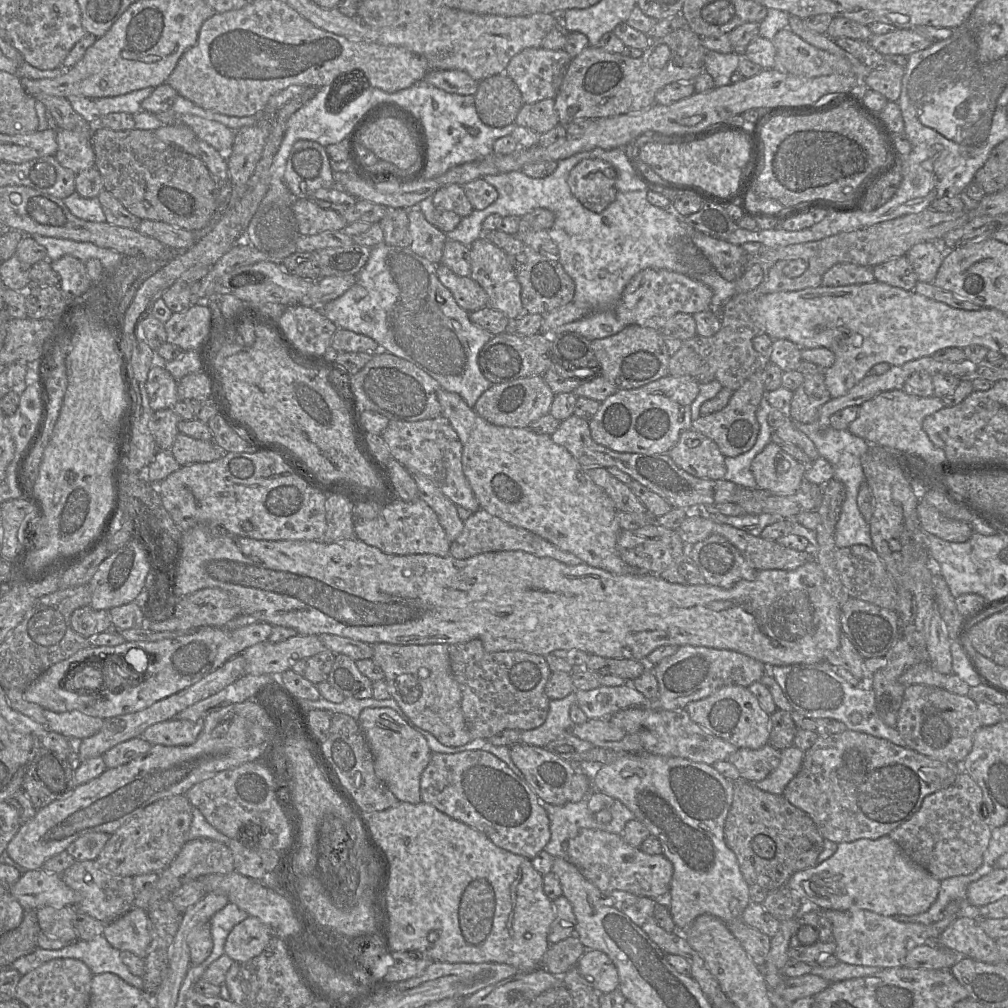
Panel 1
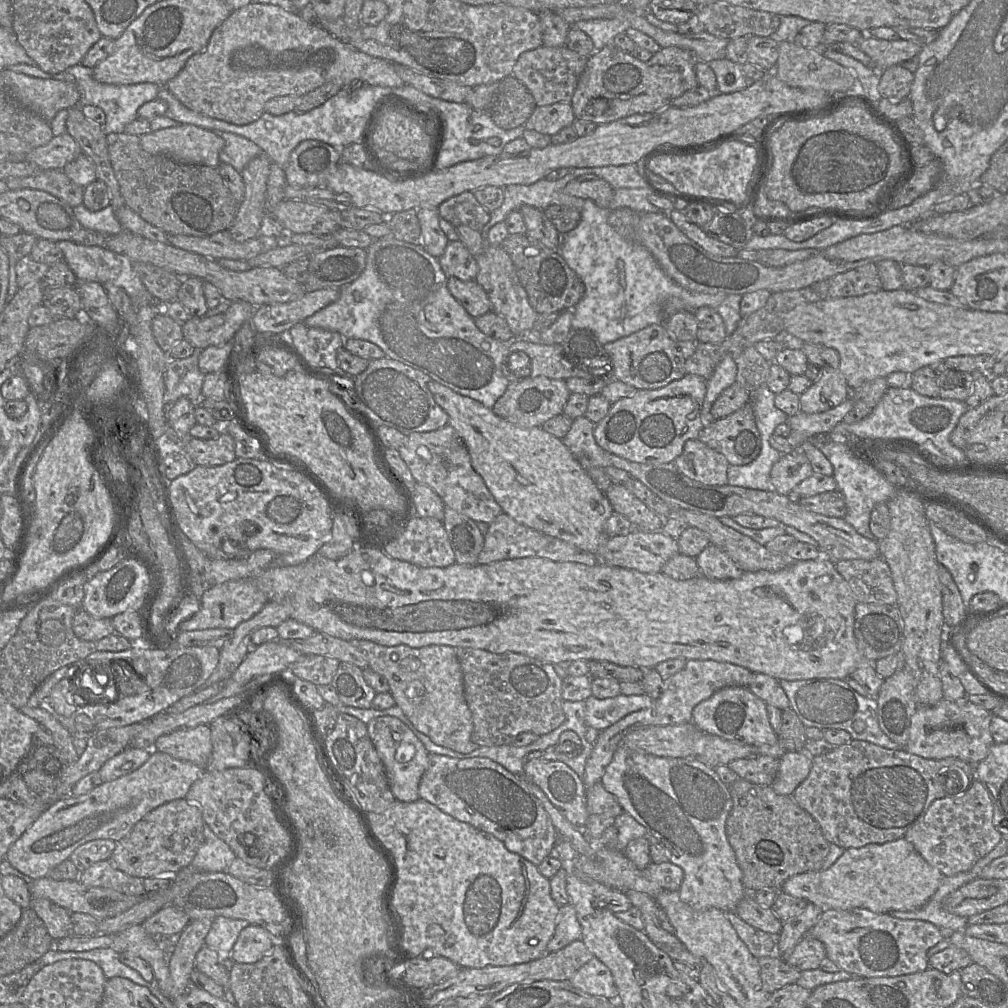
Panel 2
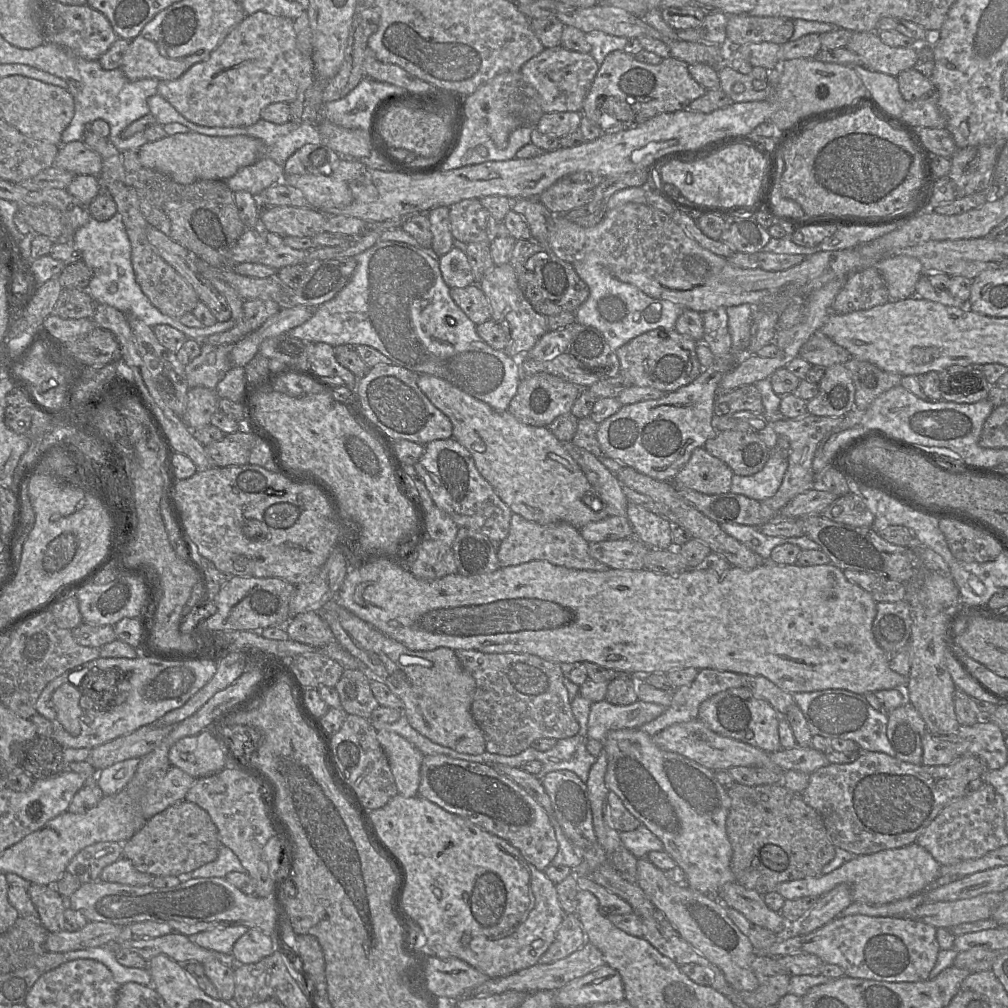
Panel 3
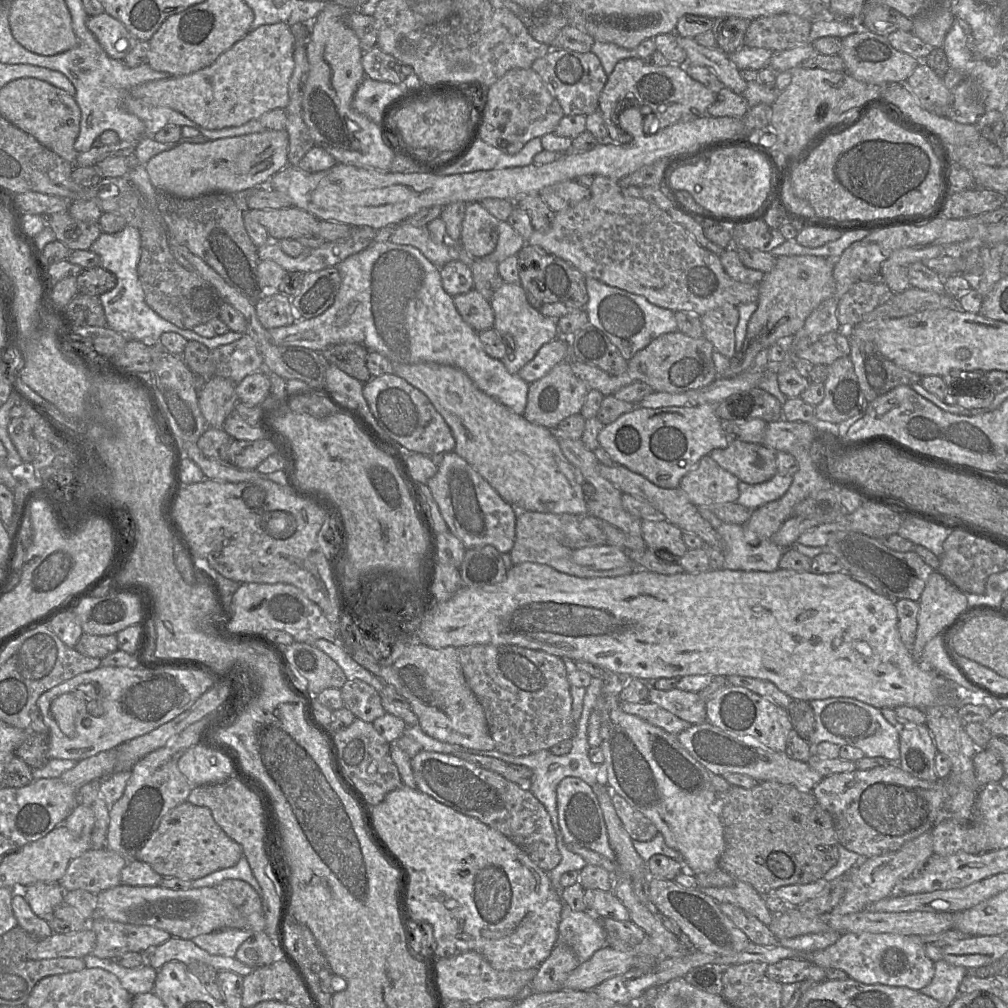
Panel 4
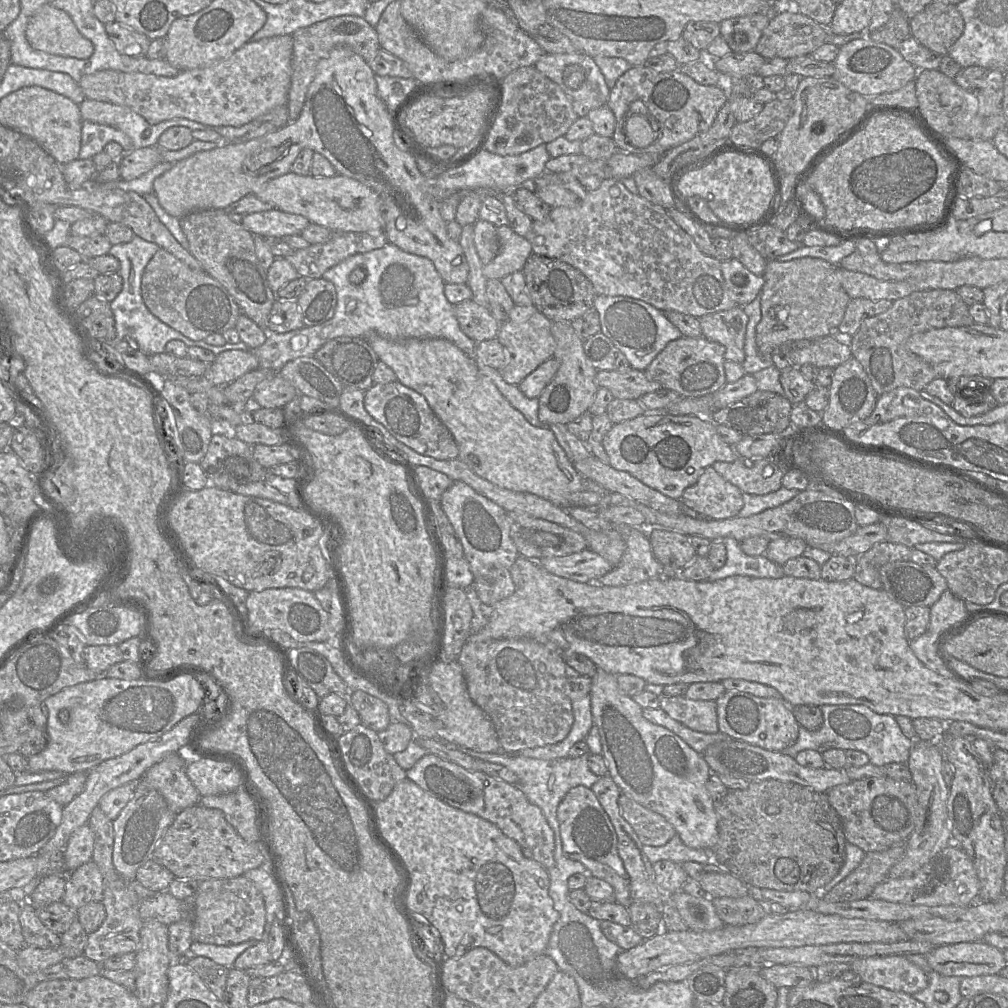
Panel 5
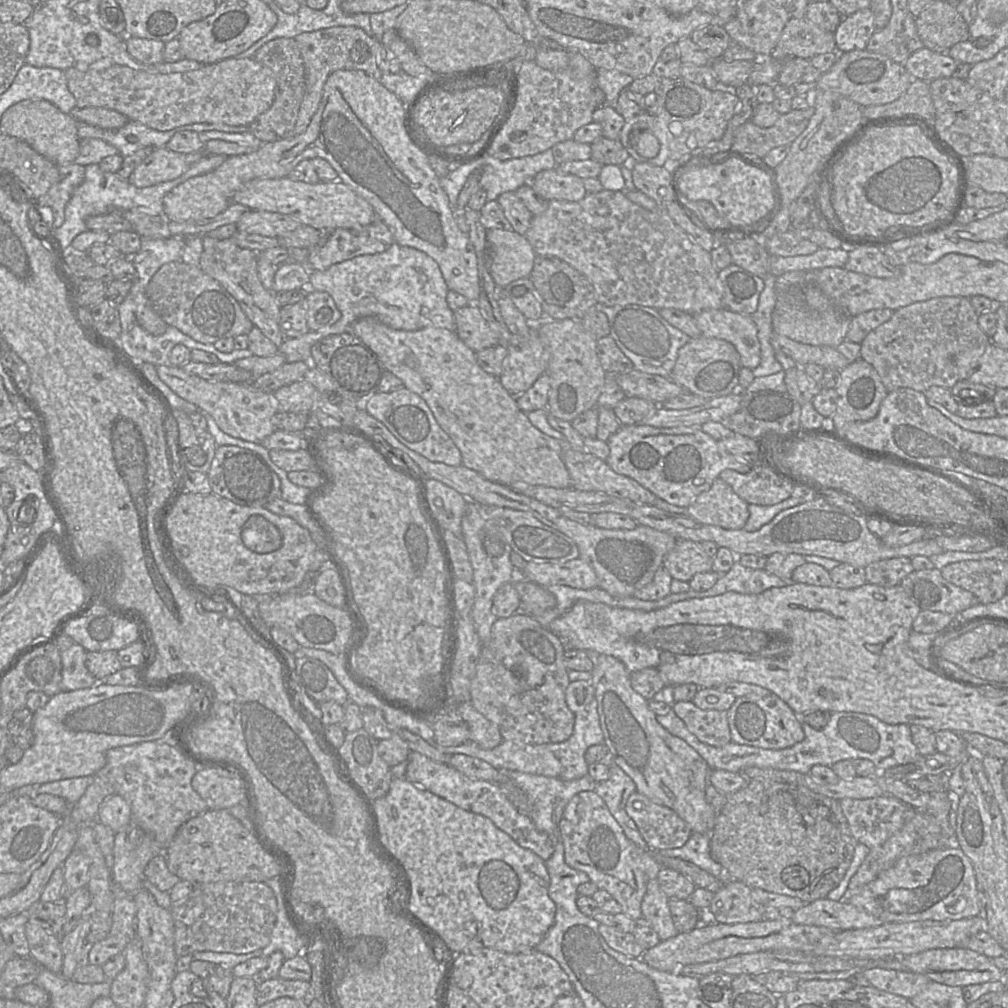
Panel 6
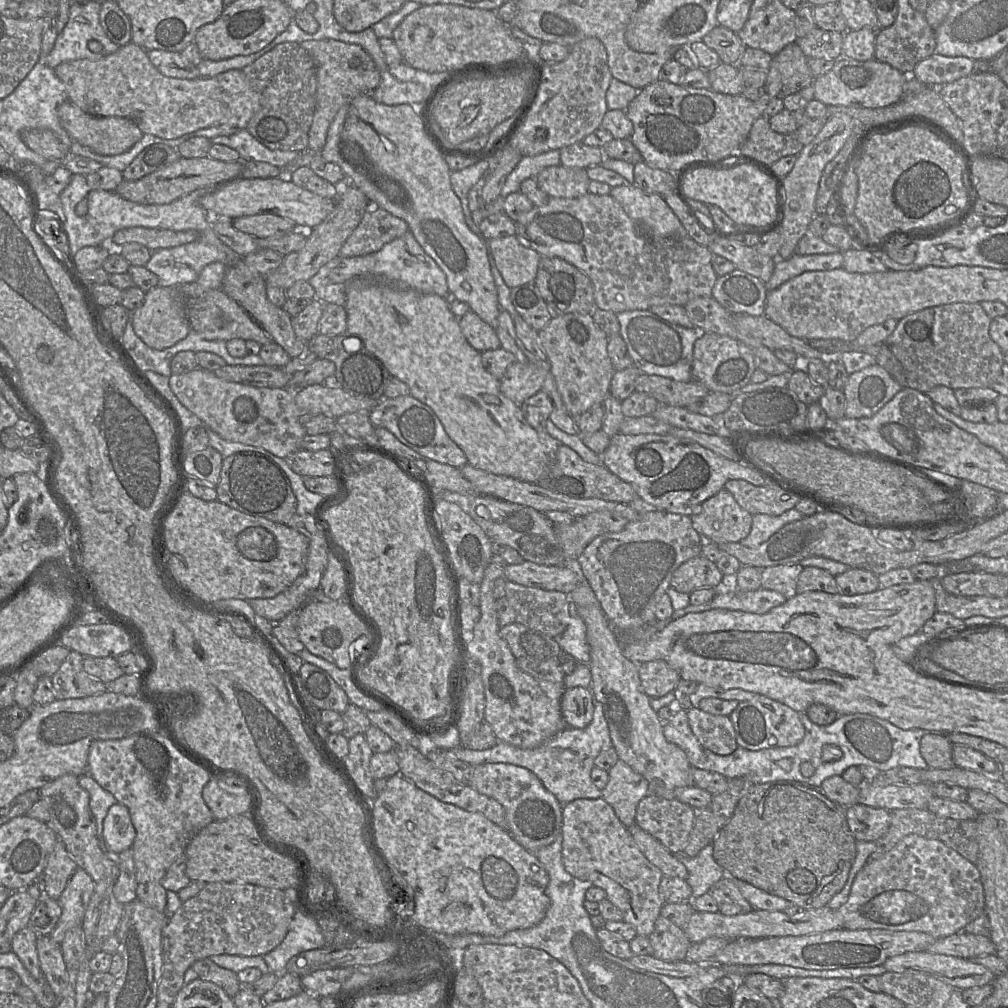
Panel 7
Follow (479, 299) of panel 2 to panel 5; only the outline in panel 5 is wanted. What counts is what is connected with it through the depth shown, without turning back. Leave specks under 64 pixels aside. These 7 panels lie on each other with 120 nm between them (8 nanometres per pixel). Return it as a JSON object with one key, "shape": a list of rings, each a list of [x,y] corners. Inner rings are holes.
{"shape":[[[473,299],[462,301],[454,307],[461,330],[473,341],[480,343],[497,338],[500,323],[489,307],[484,307]]]}

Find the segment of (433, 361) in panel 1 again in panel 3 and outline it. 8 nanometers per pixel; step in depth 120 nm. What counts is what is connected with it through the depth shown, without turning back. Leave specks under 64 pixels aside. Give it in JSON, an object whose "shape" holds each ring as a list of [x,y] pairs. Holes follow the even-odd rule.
{"shape":[[[379,241],[371,248],[360,253],[355,258],[357,260],[357,268],[348,284],[331,300],[323,303],[317,309],[315,314],[304,324],[292,329],[290,336],[302,340],[304,343],[323,342],[333,347],[339,345],[367,345],[371,346],[386,357],[388,357],[393,364],[404,367],[418,374],[429,374],[442,378],[465,393],[473,396],[489,404],[496,411],[507,411],[509,404],[515,396],[519,383],[522,380],[522,372],[519,364],[519,358],[510,357],[504,350],[495,350],[491,348],[477,333],[477,325],[462,311],[462,309],[455,303],[450,296],[450,287],[445,283],[439,266],[439,258],[429,248],[415,247],[405,242],[399,241]],[[452,317],[455,324],[450,326],[447,318]]]}

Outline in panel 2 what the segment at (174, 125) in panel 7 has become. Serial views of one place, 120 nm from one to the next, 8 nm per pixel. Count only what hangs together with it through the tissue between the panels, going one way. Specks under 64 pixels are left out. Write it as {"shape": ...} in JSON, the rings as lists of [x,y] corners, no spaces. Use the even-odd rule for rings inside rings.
{"shape":[[[250,3],[240,9],[232,11],[212,33],[206,48],[198,53],[193,54],[186,62],[183,69],[171,80],[167,82],[165,87],[187,108],[209,116],[211,118],[223,120],[235,125],[246,125],[259,119],[264,113],[264,107],[268,100],[277,96],[296,95],[304,96],[310,91],[320,87],[326,82],[332,82],[343,88],[344,86],[355,86],[356,83],[361,85],[385,86],[398,88],[404,85],[403,80],[395,71],[395,64],[388,60],[370,56],[362,51],[359,51],[350,45],[339,40],[328,31],[326,31],[318,23],[309,23],[305,21],[298,12],[289,12],[277,5]]]}

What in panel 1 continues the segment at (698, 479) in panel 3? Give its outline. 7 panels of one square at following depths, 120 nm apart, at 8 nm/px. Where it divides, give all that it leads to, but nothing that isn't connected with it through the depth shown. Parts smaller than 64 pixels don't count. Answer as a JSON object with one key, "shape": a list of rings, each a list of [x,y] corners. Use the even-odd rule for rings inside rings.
{"shape":[[[693,428],[683,431],[667,454],[694,477],[722,480],[726,474],[725,456],[717,444]],[[692,441],[698,441],[699,445],[692,446]]]}

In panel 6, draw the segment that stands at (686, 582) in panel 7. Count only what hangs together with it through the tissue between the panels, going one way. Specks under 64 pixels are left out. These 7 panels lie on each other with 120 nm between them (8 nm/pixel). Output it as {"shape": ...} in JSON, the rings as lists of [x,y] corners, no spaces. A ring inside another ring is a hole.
{"shape":[[[688,539],[677,540],[663,565],[674,579],[686,582],[697,573],[714,569],[713,559],[702,550],[700,543]]]}

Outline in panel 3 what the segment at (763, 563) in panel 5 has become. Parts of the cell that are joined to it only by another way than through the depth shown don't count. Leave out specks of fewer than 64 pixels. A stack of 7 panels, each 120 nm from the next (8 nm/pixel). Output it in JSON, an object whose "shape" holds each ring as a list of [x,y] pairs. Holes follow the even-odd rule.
{"shape":[[[729,522],[719,525],[725,533],[748,546],[765,562],[770,561],[771,552],[775,546],[787,543],[788,540],[788,538],[781,536],[766,535],[762,533],[759,527],[755,526]]]}

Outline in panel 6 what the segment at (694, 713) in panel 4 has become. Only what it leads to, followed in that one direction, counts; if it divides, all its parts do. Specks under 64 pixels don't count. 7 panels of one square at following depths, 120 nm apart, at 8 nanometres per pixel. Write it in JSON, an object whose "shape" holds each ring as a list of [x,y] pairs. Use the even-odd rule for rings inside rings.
{"shape":[[[692,701],[675,702],[671,709],[701,742],[721,747],[731,741],[727,711],[703,710]]]}

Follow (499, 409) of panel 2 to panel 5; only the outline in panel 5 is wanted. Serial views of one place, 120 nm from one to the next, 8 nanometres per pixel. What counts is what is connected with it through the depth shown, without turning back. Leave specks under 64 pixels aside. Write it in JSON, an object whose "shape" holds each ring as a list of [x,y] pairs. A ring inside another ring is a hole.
{"shape":[[[571,321],[553,322],[552,335],[556,341],[554,357],[559,361],[559,368],[551,382],[546,386],[539,399],[538,417],[545,426],[565,424],[586,413],[600,388],[596,382],[596,370],[588,360],[583,339],[573,328]]]}

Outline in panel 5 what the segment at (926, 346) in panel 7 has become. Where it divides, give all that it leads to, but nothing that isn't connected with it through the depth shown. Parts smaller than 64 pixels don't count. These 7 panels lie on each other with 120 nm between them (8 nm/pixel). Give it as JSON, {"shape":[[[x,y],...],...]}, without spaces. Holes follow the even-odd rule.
{"shape":[[[955,290],[916,291],[893,301],[887,311],[865,319],[851,337],[851,352],[863,366],[879,396],[899,387],[913,388],[919,392],[925,390],[931,381],[940,376],[932,365],[908,348],[909,338],[930,329],[964,327],[974,323],[969,306]]]}

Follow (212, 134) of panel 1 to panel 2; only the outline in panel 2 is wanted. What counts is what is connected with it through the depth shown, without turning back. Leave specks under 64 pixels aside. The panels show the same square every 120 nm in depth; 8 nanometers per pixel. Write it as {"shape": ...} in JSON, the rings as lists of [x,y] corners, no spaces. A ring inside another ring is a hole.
{"shape":[[[213,132],[225,141],[225,146],[219,154],[220,162],[231,165],[238,172],[241,172],[252,159],[263,154],[258,145],[245,137],[230,132]]]}

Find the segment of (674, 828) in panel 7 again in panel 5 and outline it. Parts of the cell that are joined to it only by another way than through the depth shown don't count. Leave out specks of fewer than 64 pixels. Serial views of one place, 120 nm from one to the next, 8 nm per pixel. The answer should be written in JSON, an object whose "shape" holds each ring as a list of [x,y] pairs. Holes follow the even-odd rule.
{"shape":[[[627,795],[618,798],[622,817],[631,825],[646,846],[663,846],[676,835],[674,827],[660,814],[653,812]]]}

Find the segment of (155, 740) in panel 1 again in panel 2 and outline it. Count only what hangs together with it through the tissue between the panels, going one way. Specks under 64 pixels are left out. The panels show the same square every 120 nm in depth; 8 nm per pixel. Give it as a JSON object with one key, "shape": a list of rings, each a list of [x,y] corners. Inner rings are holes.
{"shape":[[[207,724],[176,730],[160,736],[151,750],[169,754],[173,758],[207,767],[212,754],[211,730]]]}

